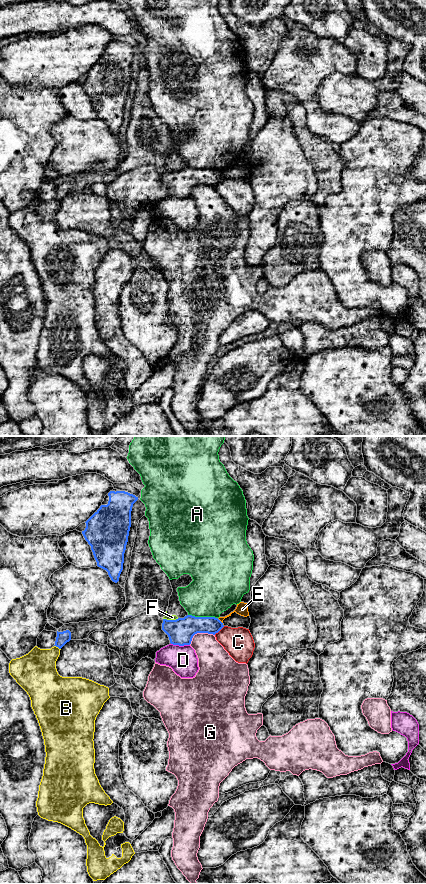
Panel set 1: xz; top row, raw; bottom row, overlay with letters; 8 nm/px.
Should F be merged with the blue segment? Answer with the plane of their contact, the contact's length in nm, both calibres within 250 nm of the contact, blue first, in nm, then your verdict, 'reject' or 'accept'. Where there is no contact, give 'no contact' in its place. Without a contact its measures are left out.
contact in xz; length 130 nm; calibres 200 and 50 nm; reject

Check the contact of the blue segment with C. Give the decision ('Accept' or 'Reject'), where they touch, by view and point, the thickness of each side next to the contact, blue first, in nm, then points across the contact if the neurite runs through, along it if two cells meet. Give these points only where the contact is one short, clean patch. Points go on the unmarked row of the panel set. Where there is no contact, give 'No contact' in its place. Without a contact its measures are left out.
Reject. Touches blue at xz (219, 182). Thickness 160 nm (blue) against 240 nm. Boundary: xz (224, 178), (214, 186)

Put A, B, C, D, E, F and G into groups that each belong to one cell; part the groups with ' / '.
A / B / C / D / E / F / G

